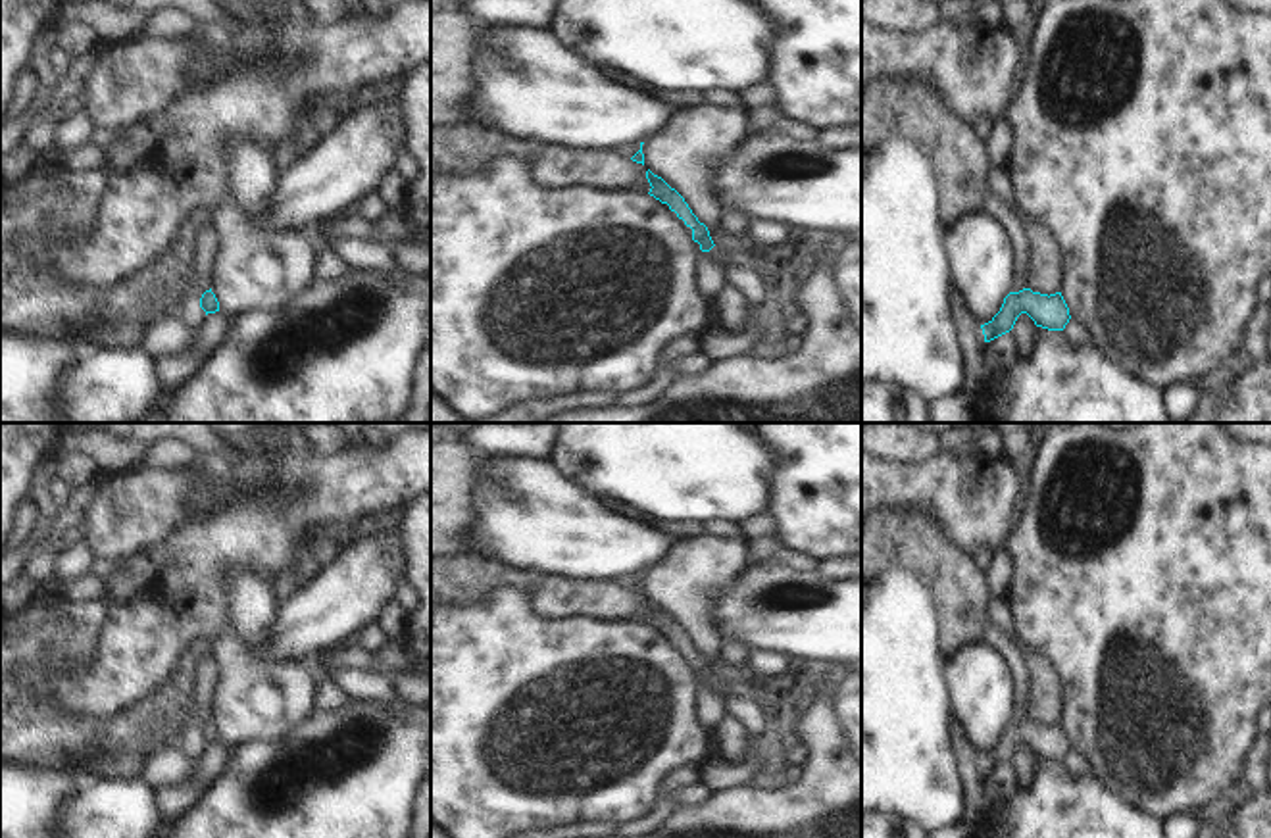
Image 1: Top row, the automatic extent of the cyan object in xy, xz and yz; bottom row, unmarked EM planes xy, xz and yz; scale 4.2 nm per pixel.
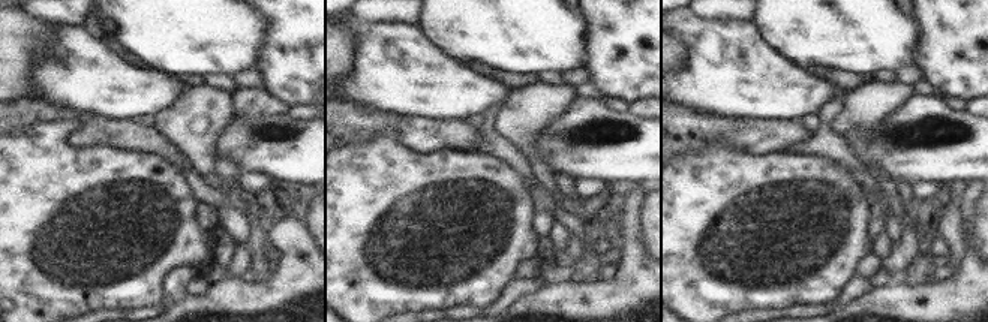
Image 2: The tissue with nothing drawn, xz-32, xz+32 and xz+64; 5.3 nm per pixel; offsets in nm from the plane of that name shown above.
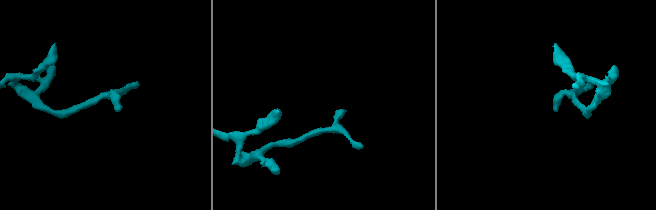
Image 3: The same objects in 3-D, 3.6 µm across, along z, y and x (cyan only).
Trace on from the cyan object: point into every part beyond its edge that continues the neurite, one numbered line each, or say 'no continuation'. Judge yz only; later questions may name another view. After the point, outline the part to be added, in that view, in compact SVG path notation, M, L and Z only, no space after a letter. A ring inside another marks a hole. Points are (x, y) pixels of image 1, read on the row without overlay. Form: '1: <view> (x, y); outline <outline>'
no continuation

